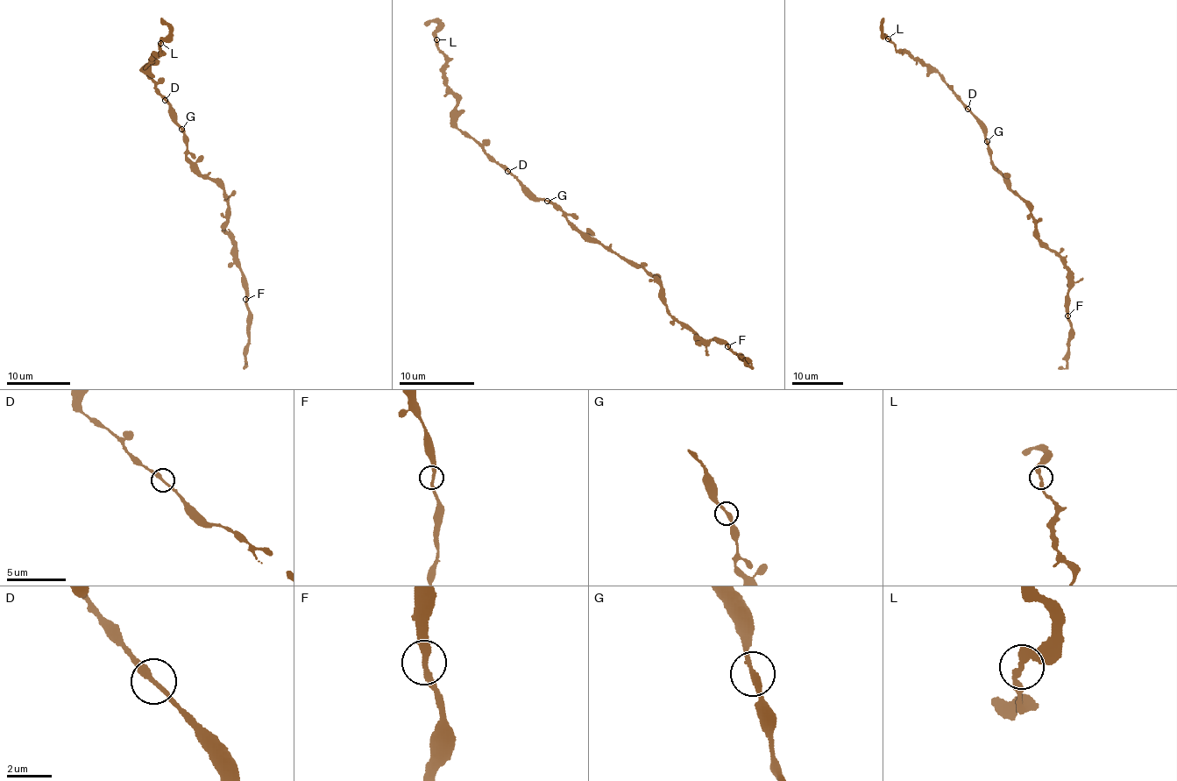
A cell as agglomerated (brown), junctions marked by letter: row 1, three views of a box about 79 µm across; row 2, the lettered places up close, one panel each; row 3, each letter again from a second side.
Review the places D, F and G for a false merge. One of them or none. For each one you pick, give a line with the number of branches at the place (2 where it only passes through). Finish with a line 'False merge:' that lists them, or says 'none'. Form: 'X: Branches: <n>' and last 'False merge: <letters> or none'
False merge: none

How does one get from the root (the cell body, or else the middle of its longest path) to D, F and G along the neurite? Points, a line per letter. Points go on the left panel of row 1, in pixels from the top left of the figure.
D: (194, 164), (187, 156), (187, 135), (166, 99)
F: (194, 164), (202, 175), (223, 190), (227, 218), (222, 229), (233, 244), (233, 262), (242, 273), (245, 299)
G: (194, 164), (187, 156), (187, 135), (181, 129)

